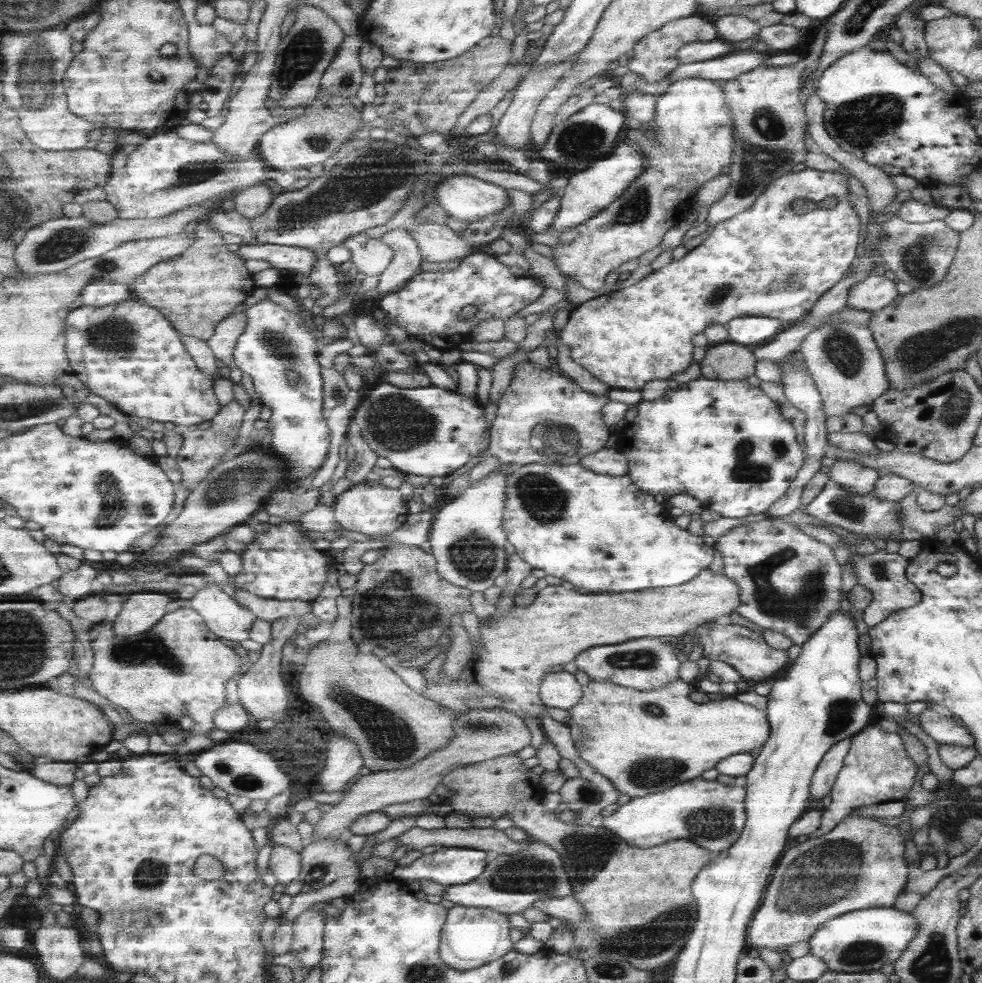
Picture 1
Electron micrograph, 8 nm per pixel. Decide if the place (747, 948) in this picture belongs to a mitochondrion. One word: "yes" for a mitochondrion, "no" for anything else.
no

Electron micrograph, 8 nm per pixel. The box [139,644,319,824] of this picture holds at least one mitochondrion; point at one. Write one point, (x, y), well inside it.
(244, 780)

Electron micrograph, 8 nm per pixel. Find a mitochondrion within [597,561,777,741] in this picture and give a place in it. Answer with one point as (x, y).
(623, 659)

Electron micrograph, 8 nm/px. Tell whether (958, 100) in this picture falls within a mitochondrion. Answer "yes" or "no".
no

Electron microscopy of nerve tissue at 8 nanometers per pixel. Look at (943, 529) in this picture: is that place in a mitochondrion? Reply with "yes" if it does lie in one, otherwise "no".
no

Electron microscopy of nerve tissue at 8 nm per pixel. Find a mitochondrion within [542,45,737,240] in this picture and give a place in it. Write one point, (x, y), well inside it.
(582, 141)

